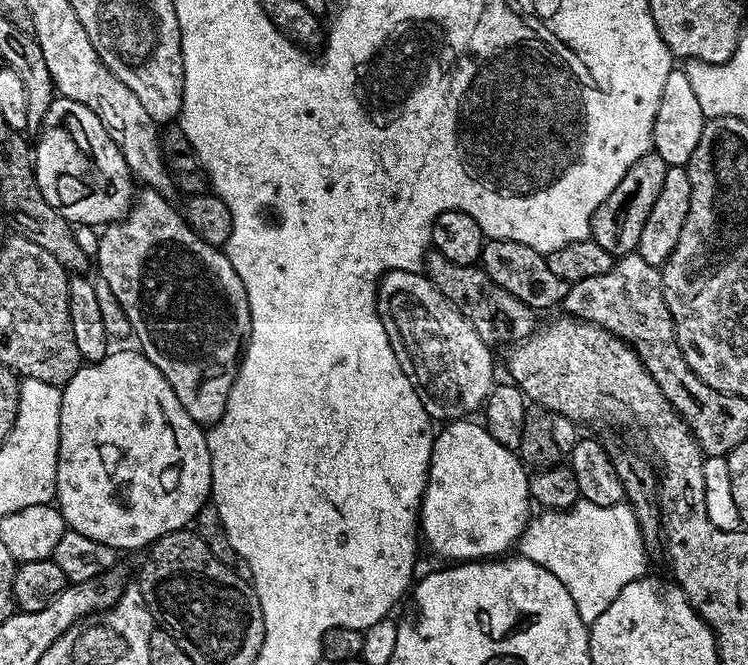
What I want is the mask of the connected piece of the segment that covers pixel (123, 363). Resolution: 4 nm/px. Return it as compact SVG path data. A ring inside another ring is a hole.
M116 350L109 351L105 360L99 360L97 364L85 363L74 374L74 378L70 378L67 384L63 385L60 397L62 398L62 410L60 411L60 437L58 438L58 474L56 475L56 495L54 497L55 503L61 515L64 516L64 521L67 527L73 532L82 534L86 538L94 538L94 542L102 542L106 546L117 550L123 548L141 548L147 549L149 546L156 543L158 538L162 538L171 532L178 532L187 529L189 525L195 521L199 511L202 510L204 504L209 503L212 494L212 471L210 470L210 450L208 449L208 437L205 429L194 422L194 418L190 418L190 414L186 414L186 410L182 406L182 402L178 402L178 394L174 394L174 390L170 386L170 382L166 382L166 378L158 370L158 366L154 366L154 362L150 362L144 353L139 350L133 352L116 352Z

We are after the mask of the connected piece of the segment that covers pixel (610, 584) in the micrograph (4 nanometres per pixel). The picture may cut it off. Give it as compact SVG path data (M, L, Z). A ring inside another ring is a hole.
M579 499L571 508L564 511L541 511L541 516L533 515L524 527L518 541L519 555L525 556L530 562L538 562L539 568L550 570L554 578L562 586L566 586L568 598L574 602L576 616L582 622L591 626L601 614L606 611L606 606L618 598L618 594L630 582L641 580L649 571L646 545L638 522L634 518L631 508L627 503L614 506L594 506L594 502Z

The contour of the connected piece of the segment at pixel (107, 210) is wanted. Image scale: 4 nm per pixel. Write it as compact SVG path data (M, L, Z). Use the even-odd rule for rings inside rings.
M57 98L53 100L50 110L46 110L44 125L34 144L34 163L36 181L42 190L42 198L62 214L68 223L77 225L107 226L123 220L132 208L132 201L138 191L132 171L122 158L122 150L108 136L102 122L82 102Z

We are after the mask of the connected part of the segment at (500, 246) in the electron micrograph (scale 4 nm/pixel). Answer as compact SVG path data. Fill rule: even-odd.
M492 238L485 243L479 263L485 274L498 282L498 286L502 286L502 290L521 300L530 309L541 310L540 308L552 308L555 304L557 307L564 303L569 283L550 271L545 253L541 249L526 246L520 240Z

